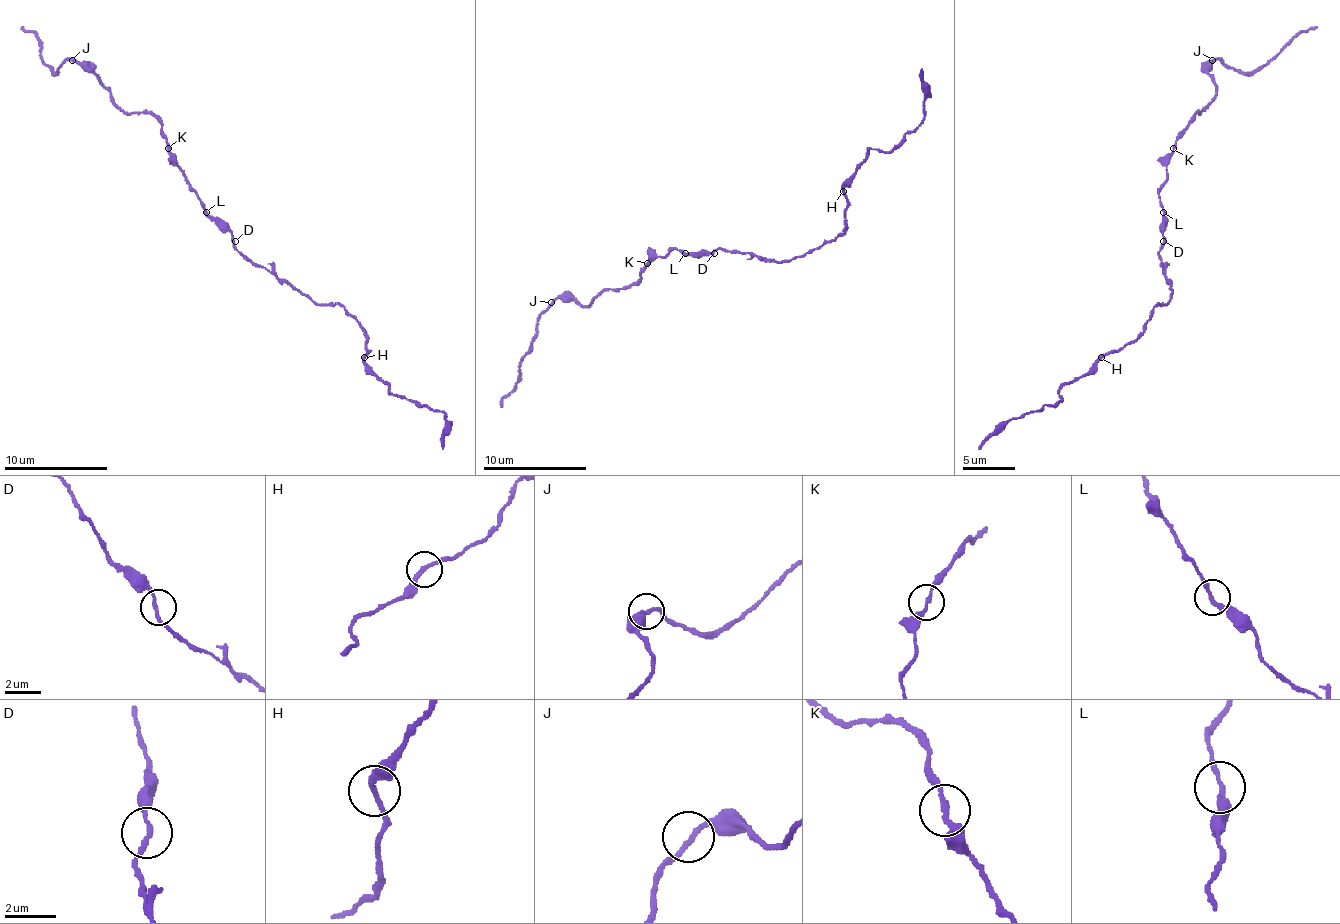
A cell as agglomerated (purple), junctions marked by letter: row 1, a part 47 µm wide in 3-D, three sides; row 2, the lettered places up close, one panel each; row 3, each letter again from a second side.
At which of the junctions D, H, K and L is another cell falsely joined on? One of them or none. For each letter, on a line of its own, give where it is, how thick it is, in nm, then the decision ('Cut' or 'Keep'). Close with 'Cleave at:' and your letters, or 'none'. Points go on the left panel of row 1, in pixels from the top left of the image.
D: Place: (235, 241). Thickness 170 nm. Keep
H: Place: (364, 357). Thickness 200 nm. Keep
K: Place: (168, 148). Thickness 200 nm. Keep
L: Place: (206, 212). Thickness 220 nm. Keep
Cleave at: none

